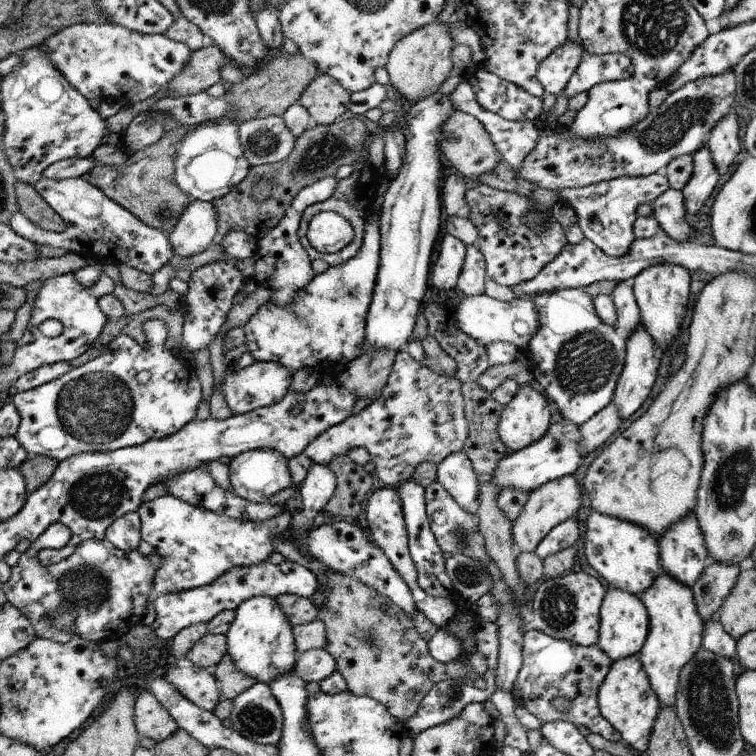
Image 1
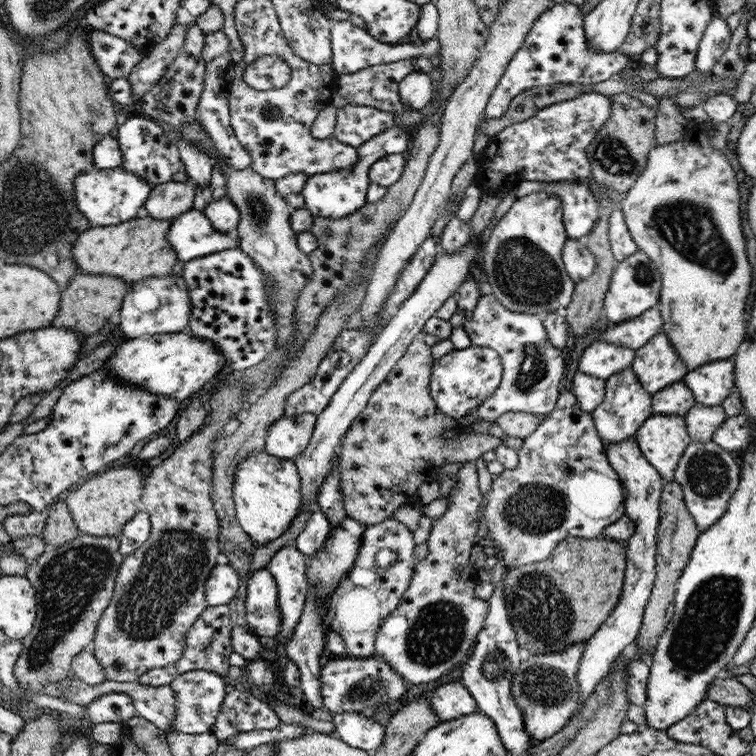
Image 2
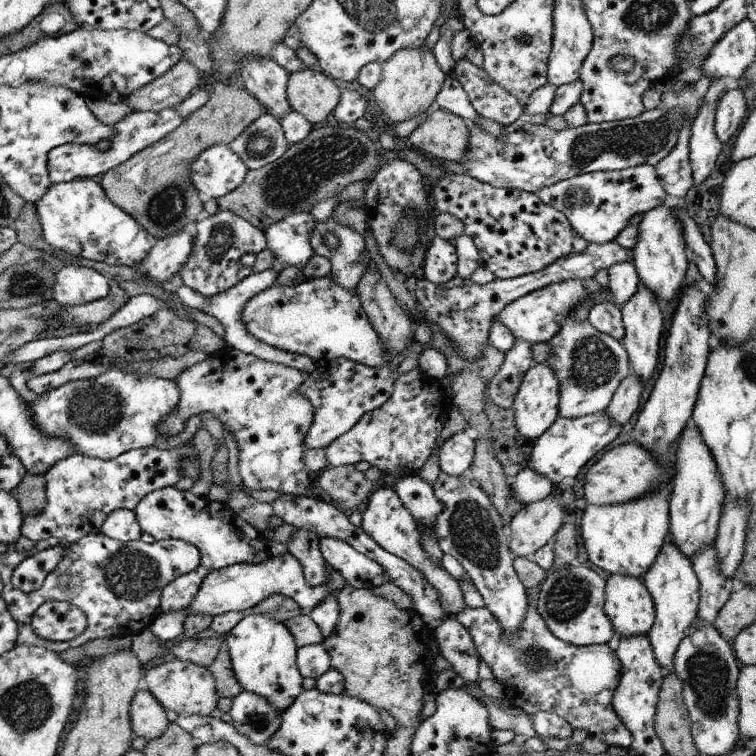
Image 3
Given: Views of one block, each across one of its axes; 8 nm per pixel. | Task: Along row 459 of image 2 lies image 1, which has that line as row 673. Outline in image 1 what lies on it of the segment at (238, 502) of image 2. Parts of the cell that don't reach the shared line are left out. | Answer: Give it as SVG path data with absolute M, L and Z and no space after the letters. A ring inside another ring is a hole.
M255 596L242 602L235 608L235 619L230 625L226 646L236 668L254 678L256 683L274 682L281 674L292 672L295 660L294 653L297 650L292 632L293 625L282 608L278 606L275 597Z

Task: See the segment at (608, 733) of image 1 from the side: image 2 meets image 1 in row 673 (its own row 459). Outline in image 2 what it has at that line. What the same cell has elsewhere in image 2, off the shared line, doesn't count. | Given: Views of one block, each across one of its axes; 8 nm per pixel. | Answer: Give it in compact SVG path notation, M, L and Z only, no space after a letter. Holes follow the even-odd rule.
M564 390L560 393L554 410L543 417L542 422L538 425L538 428L530 436L523 439L523 444L520 450L517 451L518 466L514 470L504 469L499 475L495 475L490 486L490 490L483 496L482 503L479 510L479 518L484 516L484 522L488 526L488 536L496 542L495 552L500 554L502 552L502 560L509 569L516 568L518 566L524 566L525 564L532 564L544 560L547 556L550 556L550 552L562 542L566 540L568 536L582 538L582 539L596 539L604 536L604 529L608 525L614 524L614 521L618 521L622 515L625 514L625 488L620 482L618 473L614 471L610 463L608 463L608 457L606 457L606 449L604 449L605 443L598 436L592 415L580 408L575 395L571 390Z

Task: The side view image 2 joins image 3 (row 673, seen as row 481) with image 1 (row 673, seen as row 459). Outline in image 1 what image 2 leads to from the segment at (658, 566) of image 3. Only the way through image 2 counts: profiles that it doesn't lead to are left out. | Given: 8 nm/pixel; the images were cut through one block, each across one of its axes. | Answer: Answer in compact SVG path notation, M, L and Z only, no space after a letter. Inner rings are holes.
M662 572L654 580L654 584L640 595L640 600L644 602L650 616L648 636L639 652L640 662L644 672L648 674L650 688L658 696L661 706L675 706L680 670L701 648L703 638L704 625L696 610L694 592L692 586L680 584L666 572Z

